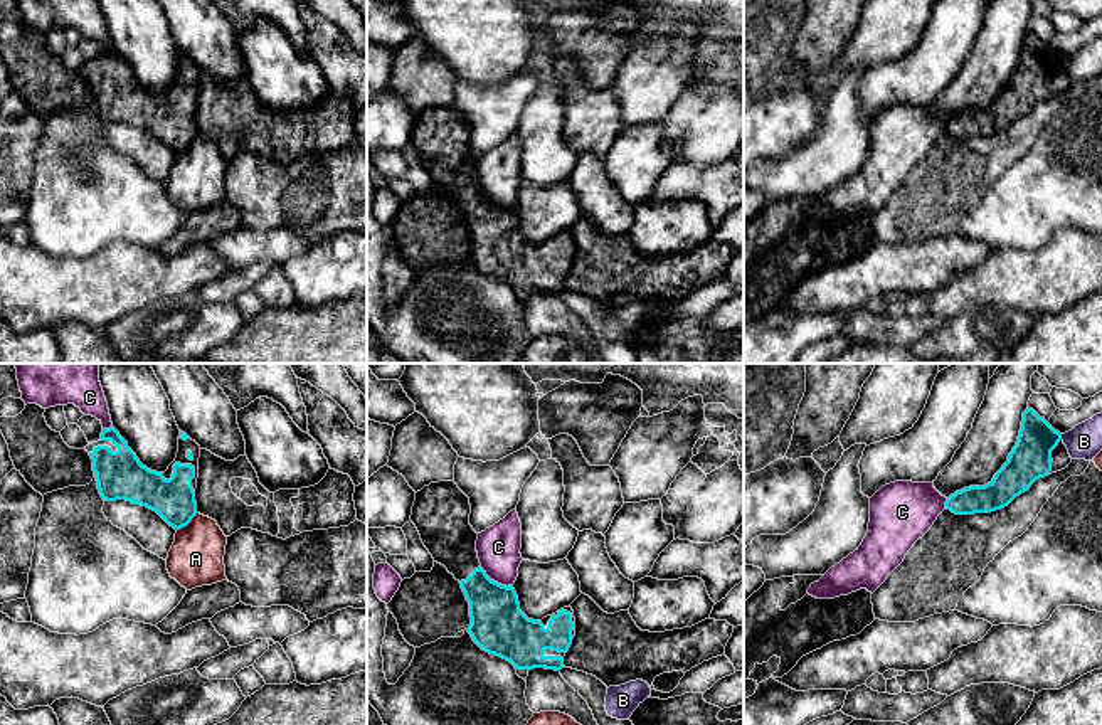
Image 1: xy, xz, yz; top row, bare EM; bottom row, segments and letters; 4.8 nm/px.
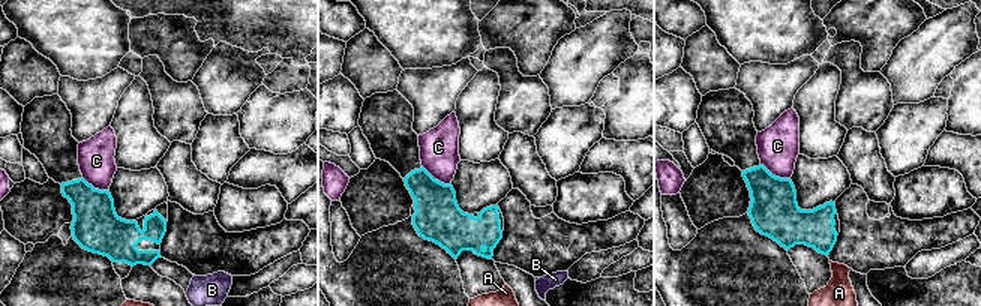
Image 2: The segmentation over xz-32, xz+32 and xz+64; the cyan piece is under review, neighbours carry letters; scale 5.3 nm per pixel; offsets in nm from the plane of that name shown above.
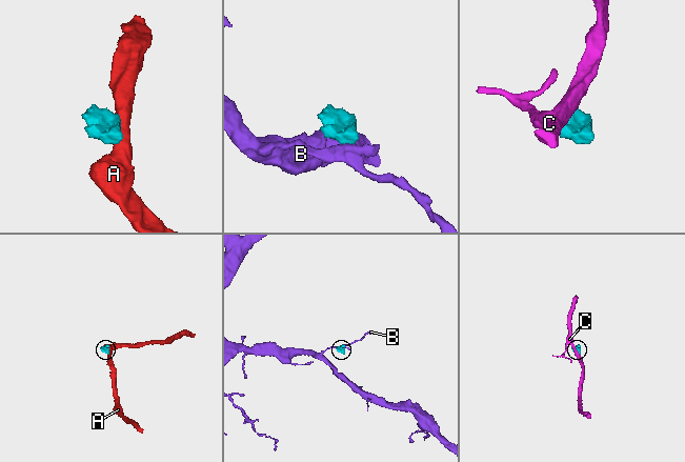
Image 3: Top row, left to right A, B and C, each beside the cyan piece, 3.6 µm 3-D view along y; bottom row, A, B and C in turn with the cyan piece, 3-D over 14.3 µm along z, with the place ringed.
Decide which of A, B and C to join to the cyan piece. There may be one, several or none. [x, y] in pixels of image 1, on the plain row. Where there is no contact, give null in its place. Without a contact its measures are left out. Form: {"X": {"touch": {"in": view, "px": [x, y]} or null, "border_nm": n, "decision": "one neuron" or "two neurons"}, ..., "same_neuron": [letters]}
{"A": {"touch": {"in": "xy", "px": [187, 147]}, "border_nm": 130, "decision": "two neurons"}, "B": {"touch": {"in": "yz", "px": [1060, 61]}, "border_nm": 30, "decision": "two neurons"}, "C": {"touch": {"in": "xz", "px": [497, 206]}, "border_nm": 180, "decision": "two neurons"}, "same_neuron": []}

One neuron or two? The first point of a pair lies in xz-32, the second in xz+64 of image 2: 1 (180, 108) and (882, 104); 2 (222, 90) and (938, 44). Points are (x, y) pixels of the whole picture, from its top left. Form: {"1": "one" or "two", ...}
{"1": "one", "2": "one"}

